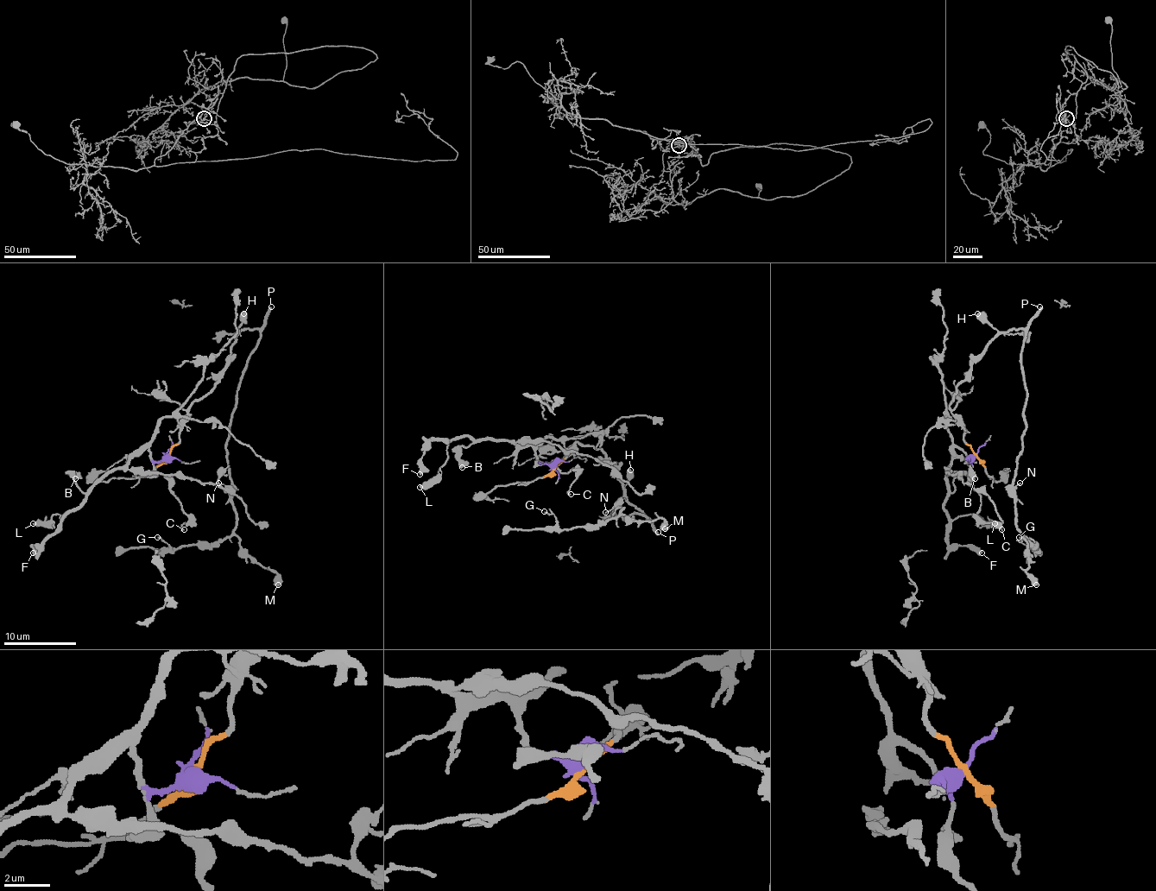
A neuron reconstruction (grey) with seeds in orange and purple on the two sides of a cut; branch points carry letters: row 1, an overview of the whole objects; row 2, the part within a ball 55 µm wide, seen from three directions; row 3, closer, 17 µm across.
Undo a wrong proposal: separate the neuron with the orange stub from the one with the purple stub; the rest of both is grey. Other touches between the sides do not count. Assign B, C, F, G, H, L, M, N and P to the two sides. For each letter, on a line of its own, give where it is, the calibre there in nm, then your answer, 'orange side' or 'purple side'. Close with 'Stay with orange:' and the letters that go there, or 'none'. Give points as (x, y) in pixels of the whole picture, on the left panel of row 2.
B: (75, 478) | 650 nm | purple side
C: (184, 529) | 170 nm | purple side
F: (33, 552) | 500 nm | purple side
G: (157, 537) | 160 nm | orange side
H: (243, 313) | 650 nm | orange side
L: (33, 523) | 500 nm | purple side
M: (278, 584) | 650 nm | orange side
N: (218, 483) | 130 nm | orange side
P: (271, 306) | 320 nm | orange side
Stay with orange: G, H, M, N, P

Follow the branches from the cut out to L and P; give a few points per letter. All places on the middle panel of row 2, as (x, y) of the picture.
L: (552, 467), (540, 462), (533, 447), (517, 445), (509, 440), (455, 437), (448, 444), (446, 464), (419, 488)
P: (552, 467), (577, 442), (589, 444), (613, 464), (628, 502), (647, 516), (658, 533)

